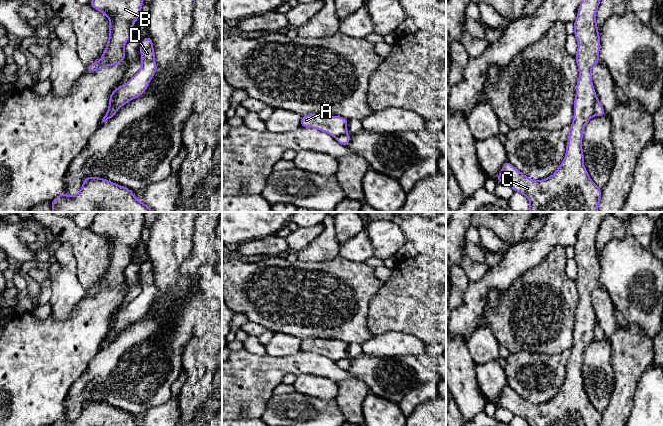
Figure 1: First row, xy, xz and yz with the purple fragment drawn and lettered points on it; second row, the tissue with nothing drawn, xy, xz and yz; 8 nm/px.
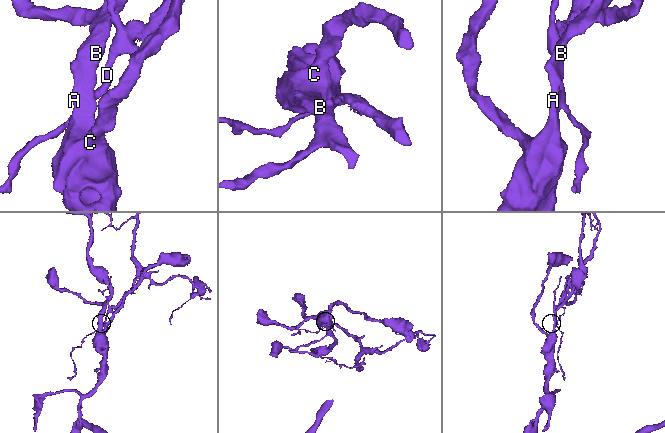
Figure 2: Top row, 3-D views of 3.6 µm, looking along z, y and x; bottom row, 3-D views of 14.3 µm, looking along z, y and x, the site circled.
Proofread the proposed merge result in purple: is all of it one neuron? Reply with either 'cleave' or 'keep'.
cleave

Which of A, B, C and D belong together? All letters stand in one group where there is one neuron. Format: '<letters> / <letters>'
A B C / D

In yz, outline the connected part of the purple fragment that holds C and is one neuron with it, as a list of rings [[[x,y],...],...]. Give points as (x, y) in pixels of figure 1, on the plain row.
[[[588,212],[574,245],[579,302],[564,384],[554,398],[540,405],[527,401],[509,385],[505,386],[497,401],[497,406],[507,408],[514,415],[524,418],[529,426],[600,426],[601,412],[592,405],[585,393],[581,365],[584,351],[595,339],[596,317],[591,295],[600,285],[596,235],[608,213],[610,212]]]

